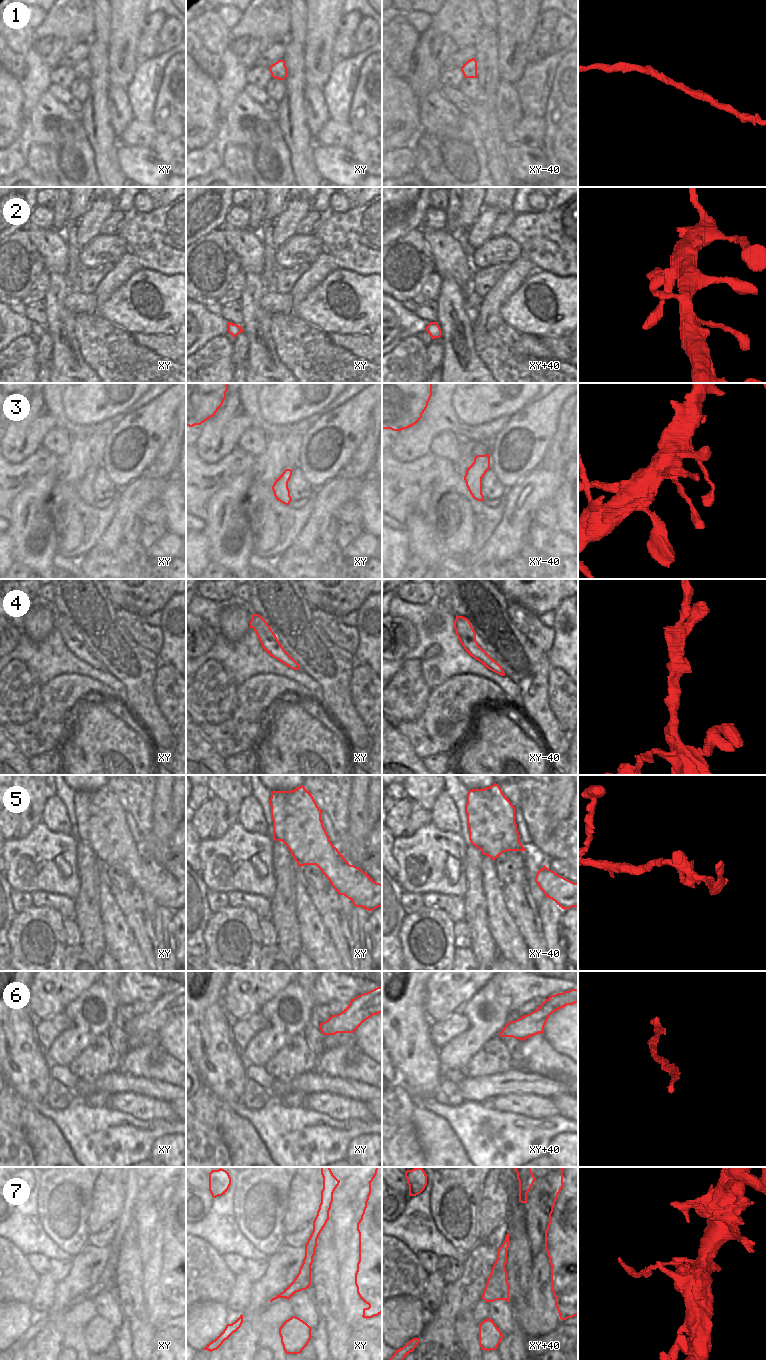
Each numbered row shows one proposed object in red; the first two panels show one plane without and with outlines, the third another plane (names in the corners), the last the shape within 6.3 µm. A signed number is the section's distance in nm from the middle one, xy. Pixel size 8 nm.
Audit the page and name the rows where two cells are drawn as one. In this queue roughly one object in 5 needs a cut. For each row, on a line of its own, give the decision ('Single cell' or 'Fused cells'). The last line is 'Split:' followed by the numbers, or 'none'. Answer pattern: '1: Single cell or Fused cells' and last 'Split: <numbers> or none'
1: Single cell
2: Single cell
3: Single cell
4: Single cell
5: Single cell
6: Single cell
7: Single cell
Split: none.

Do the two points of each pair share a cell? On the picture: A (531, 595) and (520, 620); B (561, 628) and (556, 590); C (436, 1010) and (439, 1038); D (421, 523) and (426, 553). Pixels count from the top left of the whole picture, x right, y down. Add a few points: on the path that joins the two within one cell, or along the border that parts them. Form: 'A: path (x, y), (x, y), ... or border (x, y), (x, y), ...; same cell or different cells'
A: border (508, 601), (520, 603), (537, 616); different cells
B: border (567, 597), (553, 611); different cells
C: border (459, 1011), (454, 1011), (442, 1020), (432, 1023); different cells
D: path (421, 530), (421, 543), (424, 546); same cell

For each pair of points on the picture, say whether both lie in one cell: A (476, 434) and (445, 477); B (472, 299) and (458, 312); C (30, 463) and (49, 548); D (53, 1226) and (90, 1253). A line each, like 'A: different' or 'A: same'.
A: different
B: different
C: different
D: different

